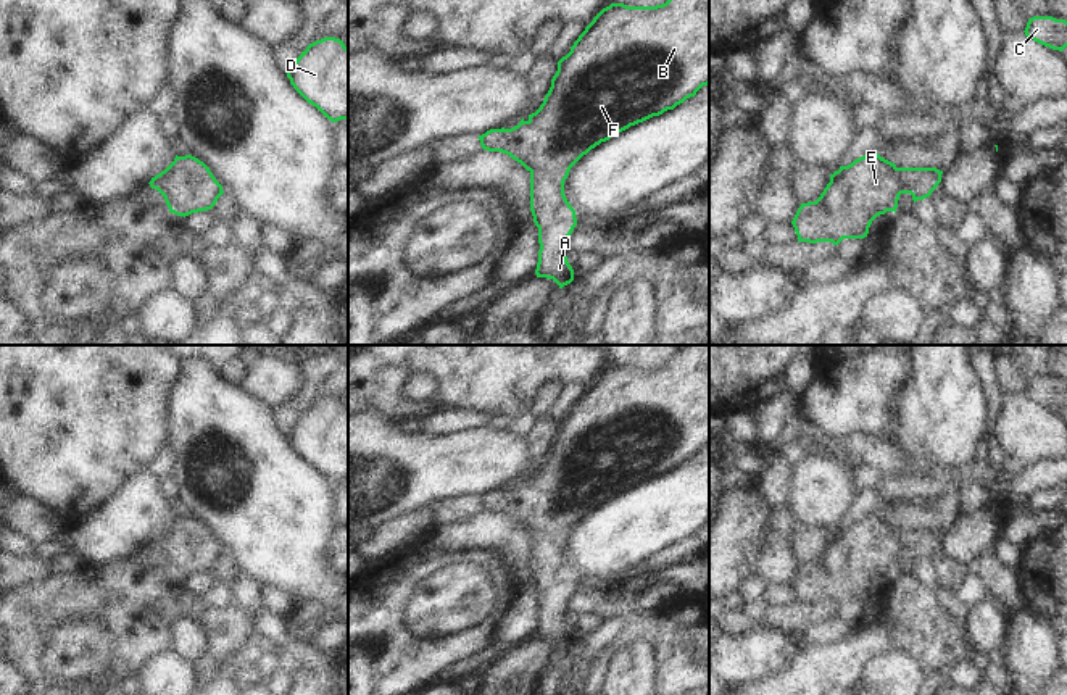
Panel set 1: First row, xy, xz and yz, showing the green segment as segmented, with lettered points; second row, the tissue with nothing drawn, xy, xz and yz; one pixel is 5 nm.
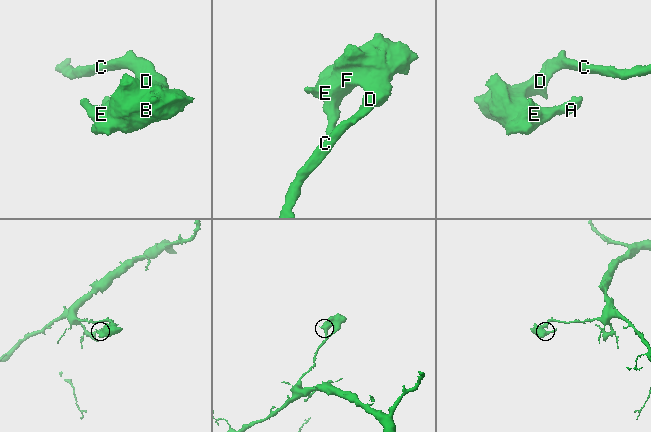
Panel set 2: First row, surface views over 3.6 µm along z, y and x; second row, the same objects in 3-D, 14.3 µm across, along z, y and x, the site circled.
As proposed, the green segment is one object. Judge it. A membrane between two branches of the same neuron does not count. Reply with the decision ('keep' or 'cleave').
keep

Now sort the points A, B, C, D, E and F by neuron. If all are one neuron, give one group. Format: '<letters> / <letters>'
A B C D E F

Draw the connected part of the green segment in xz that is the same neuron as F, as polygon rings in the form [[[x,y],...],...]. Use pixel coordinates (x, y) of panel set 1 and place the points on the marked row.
[[[667,0],[656,6],[627,6],[611,3],[603,8],[558,61],[558,71],[540,108],[511,129],[490,129],[479,135],[488,152],[501,152],[530,173],[530,211],[538,227],[537,277],[553,279],[559,289],[574,281],[574,269],[566,256],[566,242],[577,226],[575,210],[564,195],[564,181],[571,168],[592,148],[612,135],[674,110],[709,84],[709,0]]]

